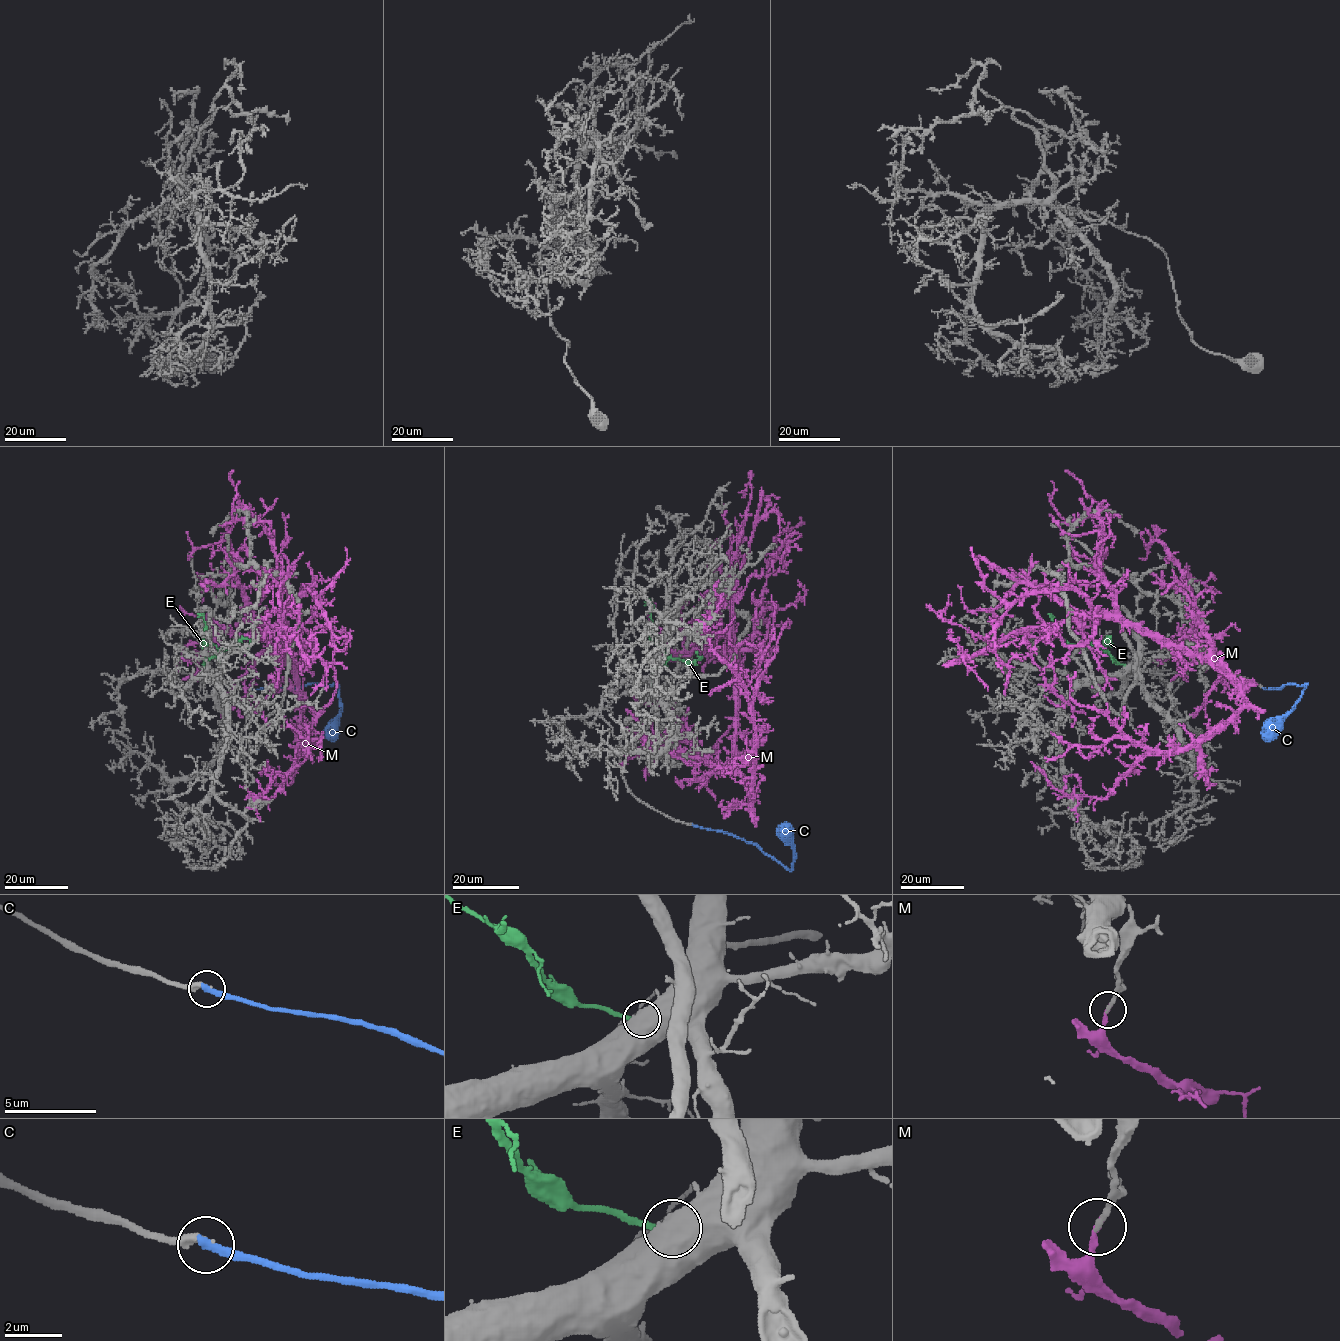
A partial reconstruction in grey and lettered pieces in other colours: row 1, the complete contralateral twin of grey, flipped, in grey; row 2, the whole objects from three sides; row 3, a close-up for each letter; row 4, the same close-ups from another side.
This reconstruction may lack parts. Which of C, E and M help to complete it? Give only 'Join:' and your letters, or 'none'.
Join: C

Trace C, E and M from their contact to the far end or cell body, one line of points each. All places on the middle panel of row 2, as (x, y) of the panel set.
C: (693, 825), (727, 832), (752, 842), (790, 869), (794, 847), (791, 830), (782, 826)
E: (650, 683), (651, 671), (664, 661), (665, 653), (653, 632), (650, 616), (653, 604), (648, 599), (644, 605)
M: (674, 748), (696, 779), (735, 772), (750, 804), (754, 714), (706, 632), (719, 580)

